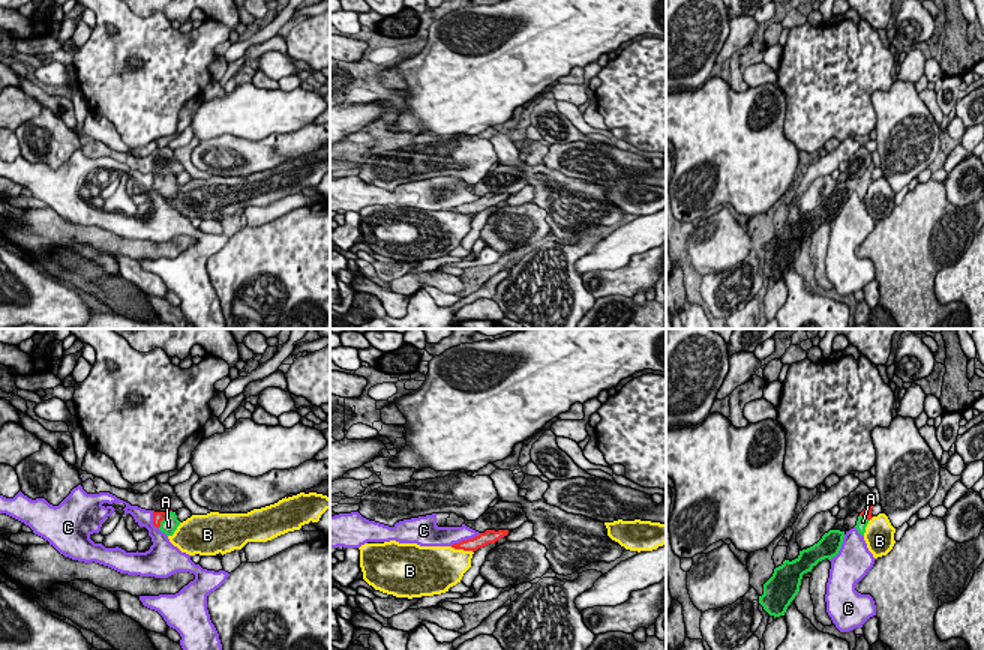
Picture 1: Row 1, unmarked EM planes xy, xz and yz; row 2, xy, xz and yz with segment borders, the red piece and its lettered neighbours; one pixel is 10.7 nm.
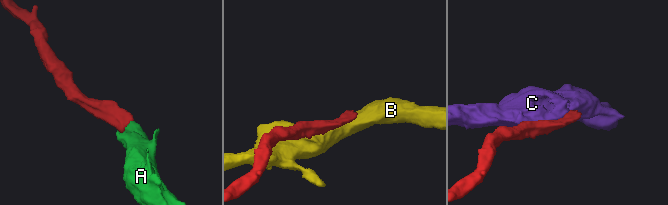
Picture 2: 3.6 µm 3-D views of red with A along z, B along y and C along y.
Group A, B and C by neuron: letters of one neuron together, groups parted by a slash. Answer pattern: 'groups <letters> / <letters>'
groups A / B / C

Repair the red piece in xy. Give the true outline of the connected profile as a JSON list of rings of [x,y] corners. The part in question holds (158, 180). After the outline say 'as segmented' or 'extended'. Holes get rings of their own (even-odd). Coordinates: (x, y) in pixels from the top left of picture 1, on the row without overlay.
[[[153,174],[153,189],[158,191],[166,200],[172,200],[177,191],[180,189],[180,185],[177,183],[176,176],[172,174],[166,176]]]; extended

